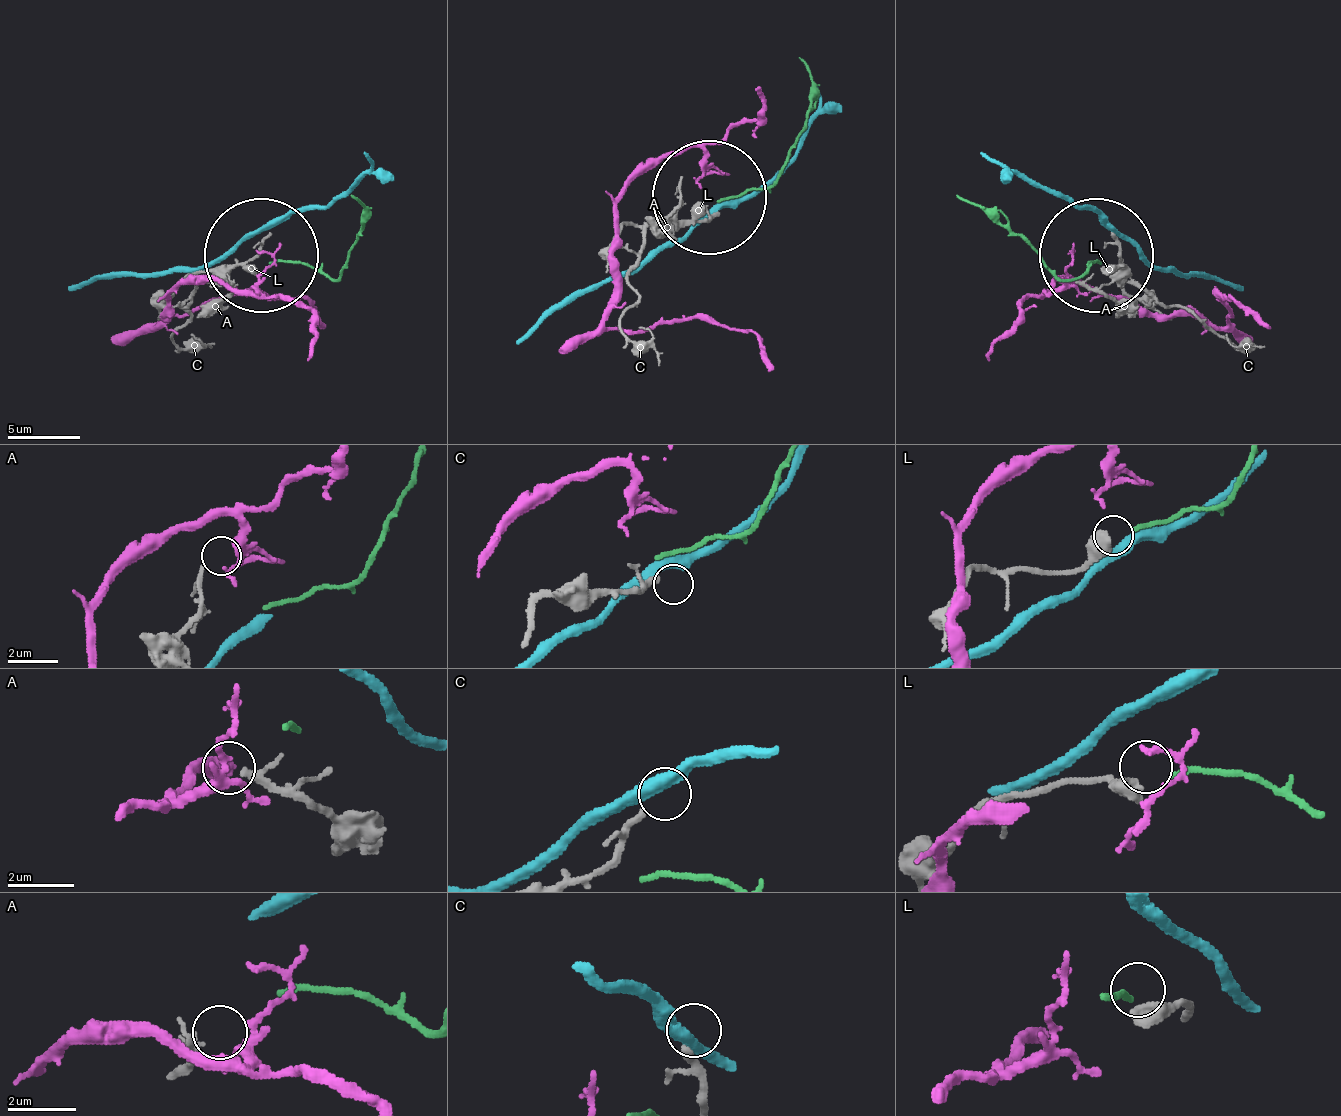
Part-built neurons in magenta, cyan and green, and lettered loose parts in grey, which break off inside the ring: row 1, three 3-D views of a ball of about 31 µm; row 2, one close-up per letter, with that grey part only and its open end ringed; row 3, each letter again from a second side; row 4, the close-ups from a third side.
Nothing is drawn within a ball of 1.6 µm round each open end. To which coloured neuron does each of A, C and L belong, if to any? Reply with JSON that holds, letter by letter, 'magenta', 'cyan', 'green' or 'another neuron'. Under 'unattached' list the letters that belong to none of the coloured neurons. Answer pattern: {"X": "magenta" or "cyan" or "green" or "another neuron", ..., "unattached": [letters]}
{"A": "another neuron", "C": "another neuron", "L": "green", "unattached": ["A", "C"]}

